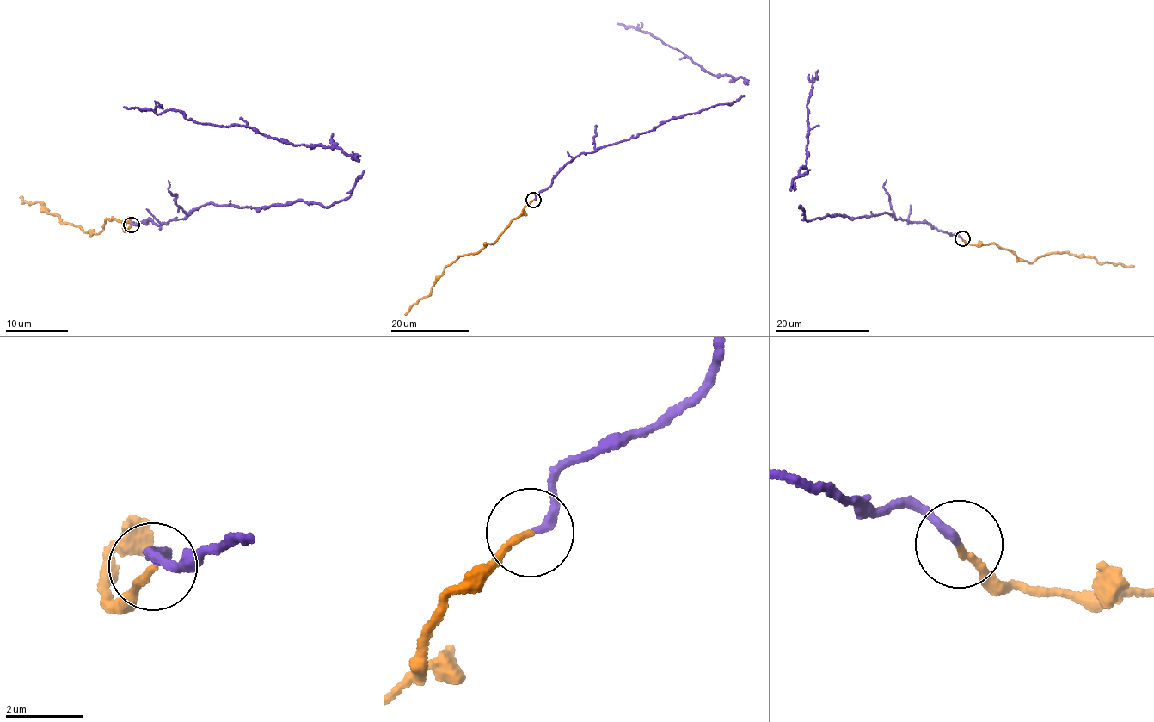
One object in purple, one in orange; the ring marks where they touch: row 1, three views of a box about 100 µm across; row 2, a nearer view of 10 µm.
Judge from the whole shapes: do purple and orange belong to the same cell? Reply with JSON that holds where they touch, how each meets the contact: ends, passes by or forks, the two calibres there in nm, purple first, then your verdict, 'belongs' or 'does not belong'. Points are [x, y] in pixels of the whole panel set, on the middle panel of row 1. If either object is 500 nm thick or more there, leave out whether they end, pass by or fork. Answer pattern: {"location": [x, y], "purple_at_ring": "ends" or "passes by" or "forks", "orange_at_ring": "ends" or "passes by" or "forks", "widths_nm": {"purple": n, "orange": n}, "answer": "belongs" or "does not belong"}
{"location": [533, 200], "purple_at_ring": "ends", "orange_at_ring": "ends", "widths_nm": {"purple": 220, "orange": 170}, "answer": "does not belong"}

